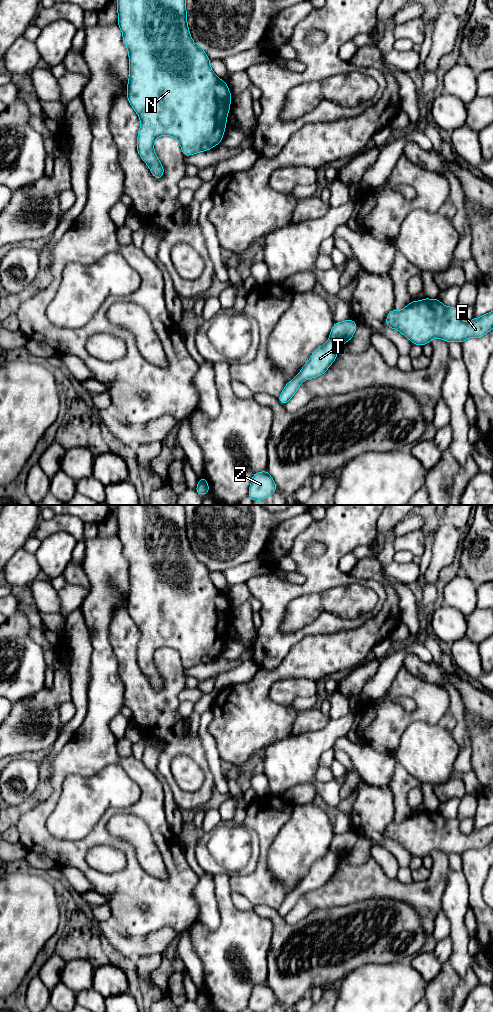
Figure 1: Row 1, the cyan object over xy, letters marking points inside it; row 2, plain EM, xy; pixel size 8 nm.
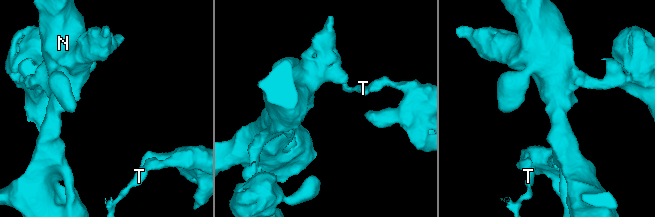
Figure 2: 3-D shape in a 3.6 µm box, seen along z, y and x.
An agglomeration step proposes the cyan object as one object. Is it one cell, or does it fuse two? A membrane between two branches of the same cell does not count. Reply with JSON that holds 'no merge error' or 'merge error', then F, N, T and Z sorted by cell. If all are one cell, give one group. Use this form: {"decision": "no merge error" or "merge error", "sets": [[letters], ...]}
{"decision": "merge error", "sets": [["F"], ["N", "T", "Z"]]}

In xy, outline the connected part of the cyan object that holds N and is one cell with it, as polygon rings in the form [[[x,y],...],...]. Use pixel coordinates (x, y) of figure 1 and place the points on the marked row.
[[[117,0],[117,11],[117,24],[129,51],[127,98],[141,121],[137,151],[153,176],[161,179],[164,168],[154,152],[155,139],[162,135],[176,138],[184,156],[210,150],[221,143],[232,96],[227,83],[212,71],[203,47],[195,44],[190,36],[185,0]]]

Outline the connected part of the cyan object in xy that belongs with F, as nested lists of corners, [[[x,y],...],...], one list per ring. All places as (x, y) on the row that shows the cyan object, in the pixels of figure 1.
[[[424,298],[412,301],[404,309],[392,309],[386,318],[386,326],[400,331],[412,343],[423,346],[433,338],[460,344],[467,338],[479,338],[493,329],[493,311],[470,322],[464,322],[459,309],[447,307],[439,299]]]

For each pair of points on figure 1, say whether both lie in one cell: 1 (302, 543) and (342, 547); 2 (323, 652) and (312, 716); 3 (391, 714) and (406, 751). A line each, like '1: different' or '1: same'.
1: same
2: different
3: different

